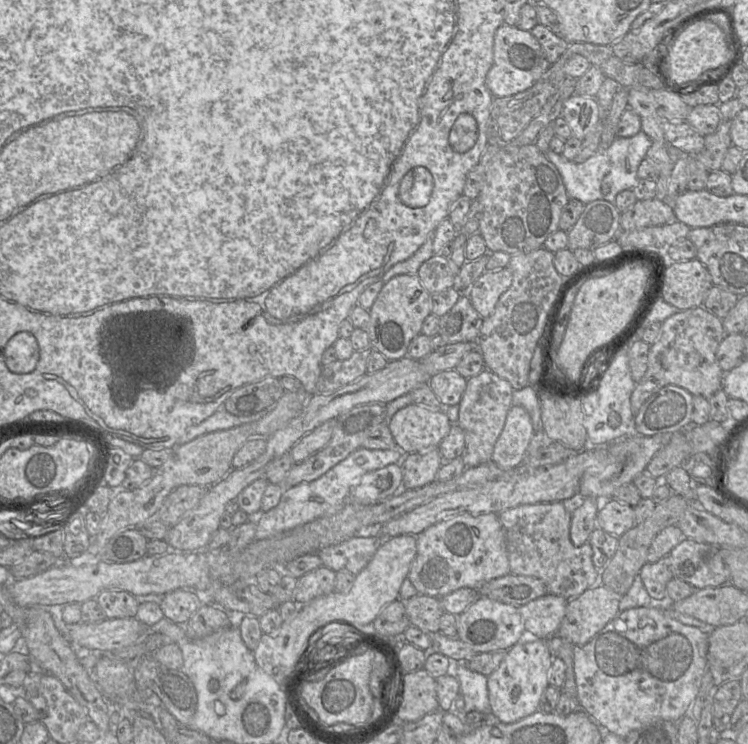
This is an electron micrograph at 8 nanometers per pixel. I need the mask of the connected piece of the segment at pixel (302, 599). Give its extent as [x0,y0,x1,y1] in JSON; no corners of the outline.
[293,566,336,604]

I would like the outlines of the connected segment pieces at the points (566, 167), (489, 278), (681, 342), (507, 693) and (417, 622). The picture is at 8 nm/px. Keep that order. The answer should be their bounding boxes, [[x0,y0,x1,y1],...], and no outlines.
[[545,130,651,205],[467,267,512,319],[631,306,724,417],[487,639,553,723],[403,594,445,633]]

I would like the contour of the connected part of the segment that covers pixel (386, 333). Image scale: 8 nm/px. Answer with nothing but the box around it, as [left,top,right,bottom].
[366,274,431,361]

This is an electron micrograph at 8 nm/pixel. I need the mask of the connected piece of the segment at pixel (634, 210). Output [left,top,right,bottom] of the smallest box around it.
[621,198,677,231]

